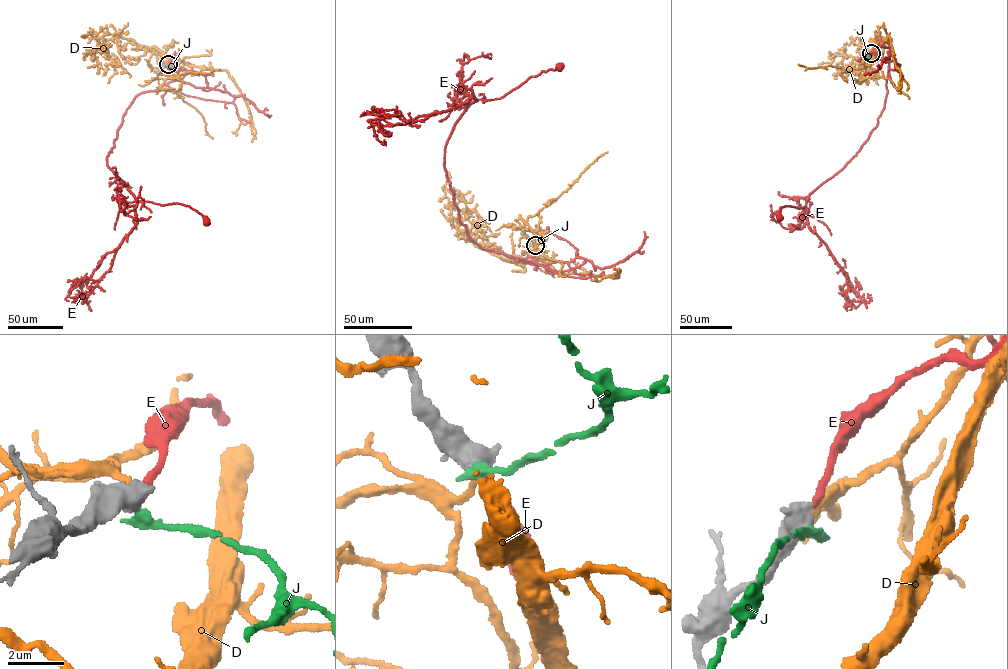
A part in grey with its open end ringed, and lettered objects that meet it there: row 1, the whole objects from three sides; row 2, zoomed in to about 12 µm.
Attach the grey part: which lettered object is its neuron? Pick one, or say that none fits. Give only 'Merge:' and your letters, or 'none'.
Merge: E

